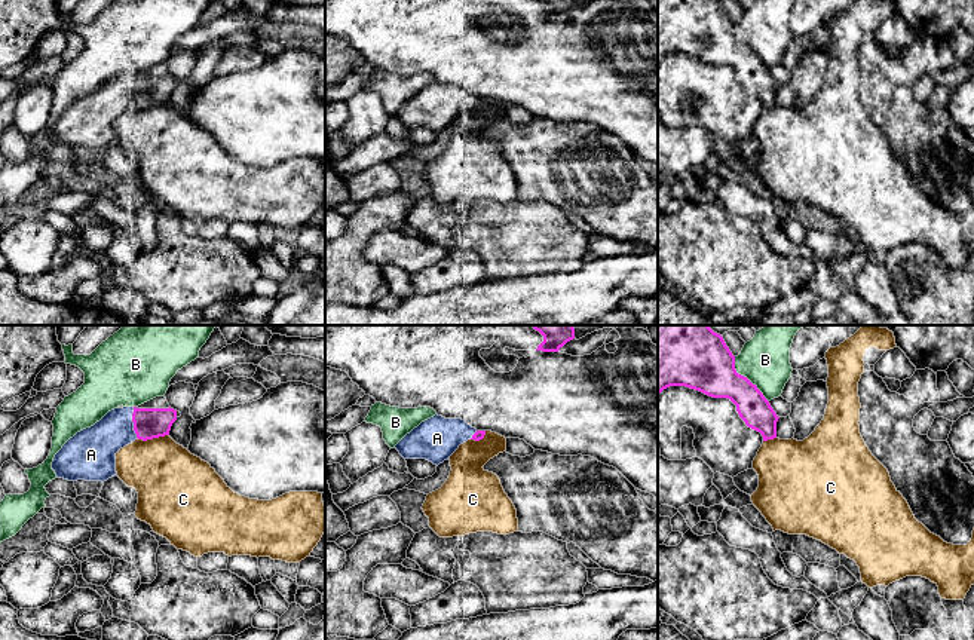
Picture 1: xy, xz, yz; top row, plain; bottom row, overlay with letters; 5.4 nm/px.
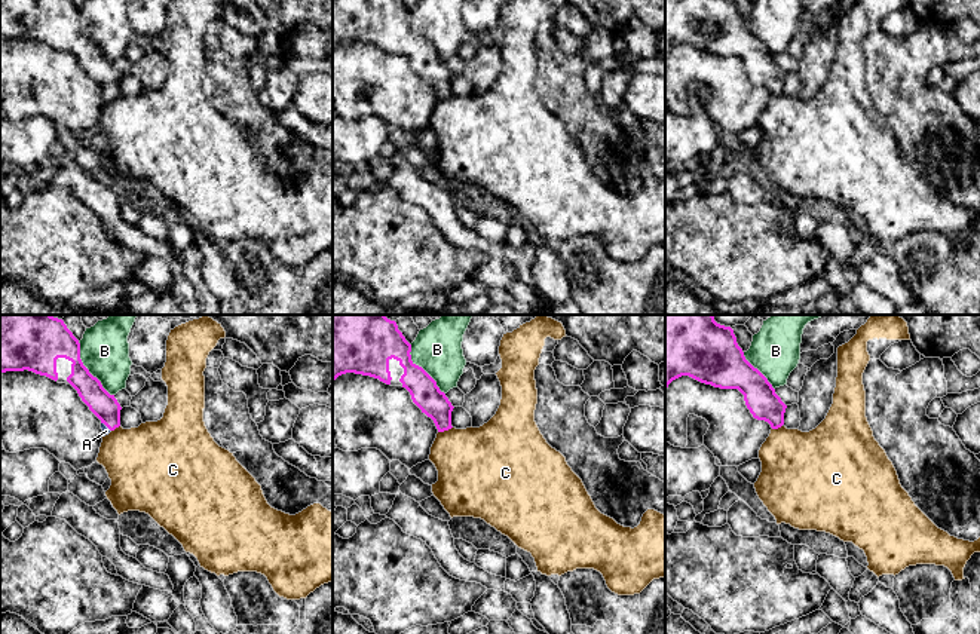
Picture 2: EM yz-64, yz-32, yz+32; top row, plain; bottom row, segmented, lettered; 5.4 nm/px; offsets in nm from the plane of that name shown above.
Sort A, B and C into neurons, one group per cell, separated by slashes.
A / B / C

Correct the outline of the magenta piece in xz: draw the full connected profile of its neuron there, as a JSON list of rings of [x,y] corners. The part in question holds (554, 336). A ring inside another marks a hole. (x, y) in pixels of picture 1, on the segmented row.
[[[530,325],[543,336],[536,350],[558,352],[567,342],[575,339],[573,325]]]

